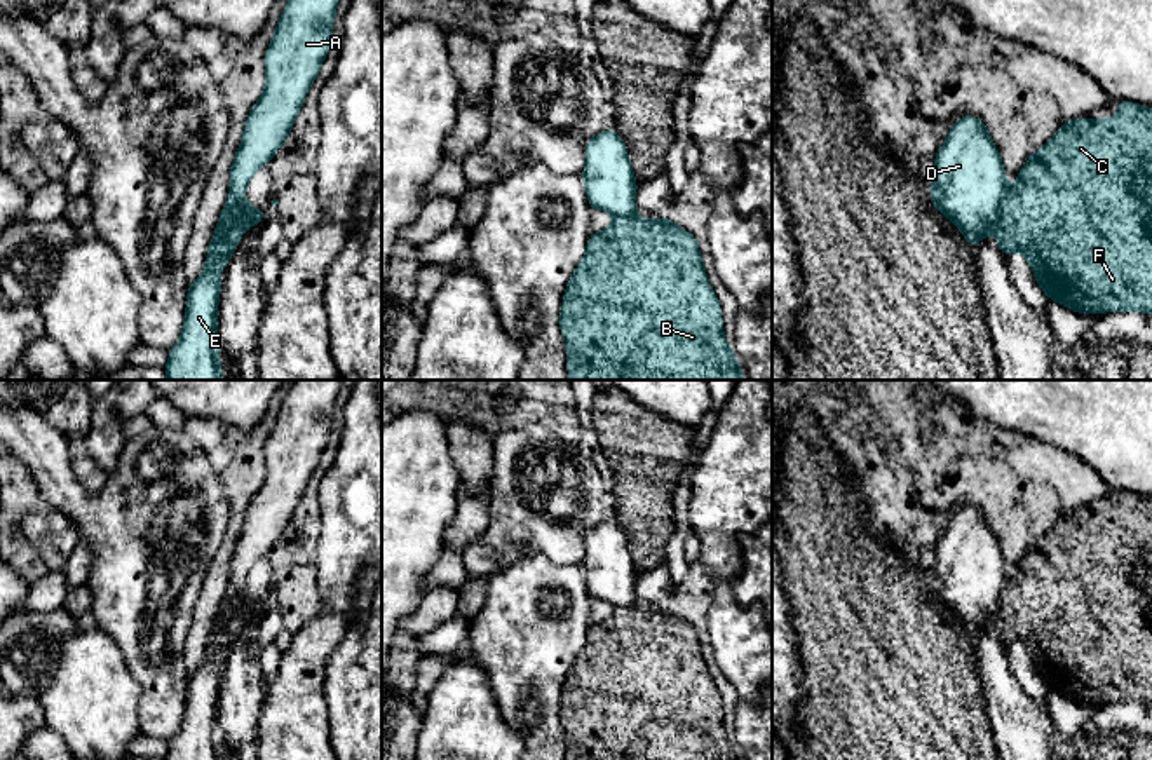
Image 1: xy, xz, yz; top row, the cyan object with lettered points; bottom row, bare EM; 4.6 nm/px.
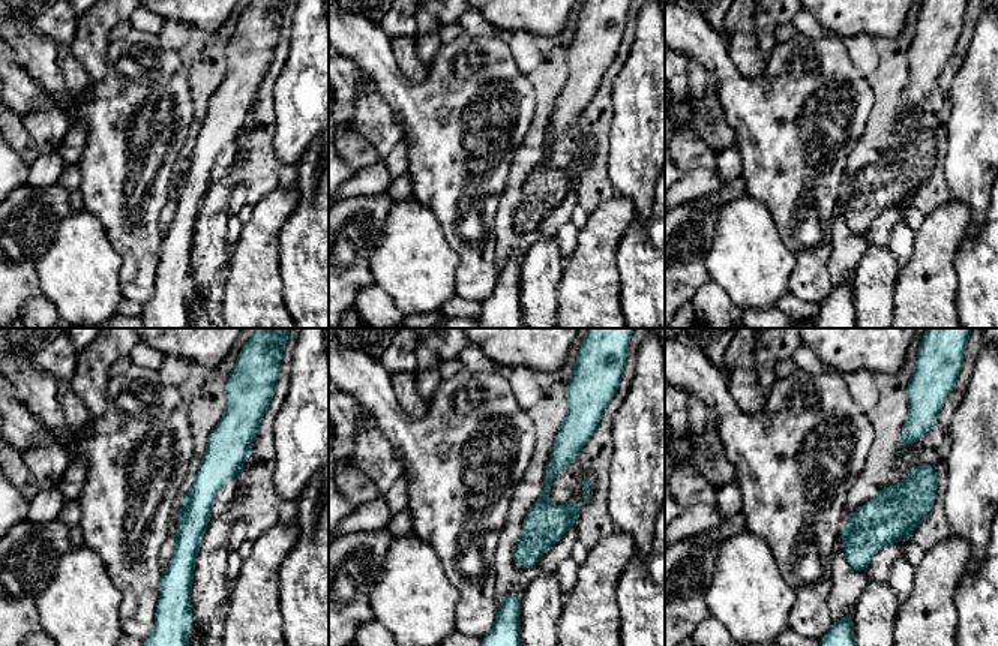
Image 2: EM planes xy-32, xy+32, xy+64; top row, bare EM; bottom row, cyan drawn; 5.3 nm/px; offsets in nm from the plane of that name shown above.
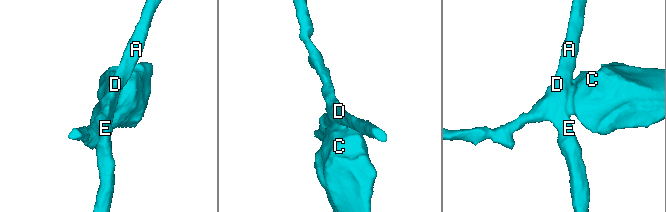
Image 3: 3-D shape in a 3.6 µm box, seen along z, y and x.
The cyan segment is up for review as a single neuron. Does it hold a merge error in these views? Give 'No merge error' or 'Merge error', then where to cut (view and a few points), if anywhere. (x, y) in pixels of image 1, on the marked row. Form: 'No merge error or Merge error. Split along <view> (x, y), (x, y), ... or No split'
Merge error. Split along xy (218, 222), (222, 237), (216, 258), (222, 267)

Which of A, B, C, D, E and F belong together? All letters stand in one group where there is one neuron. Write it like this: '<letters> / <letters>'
A D E / B C F

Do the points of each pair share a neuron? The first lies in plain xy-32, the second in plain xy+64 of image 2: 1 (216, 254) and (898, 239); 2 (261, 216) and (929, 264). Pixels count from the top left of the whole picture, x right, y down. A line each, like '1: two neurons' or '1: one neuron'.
1: two neurons
2: one neuron

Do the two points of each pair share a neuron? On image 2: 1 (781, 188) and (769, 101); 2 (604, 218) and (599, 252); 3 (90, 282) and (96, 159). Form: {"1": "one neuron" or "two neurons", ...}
{"1": "one neuron", "2": "one neuron", "3": "two neurons"}

